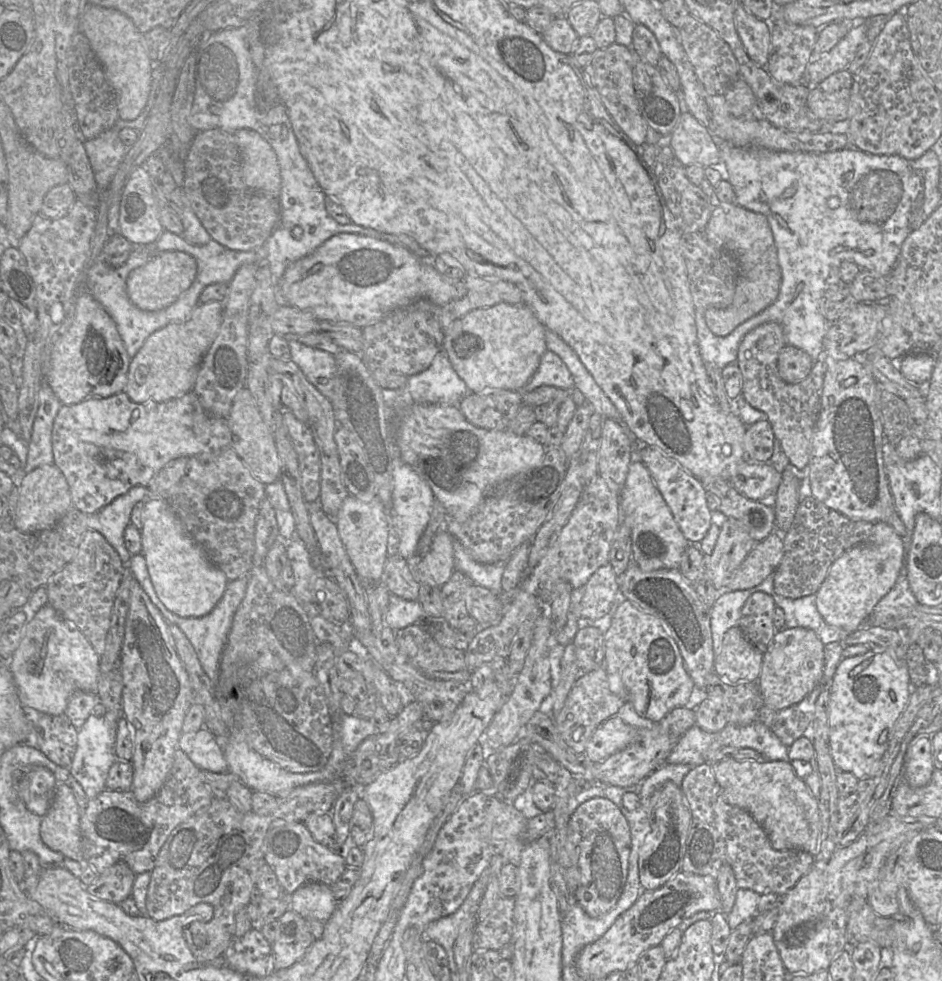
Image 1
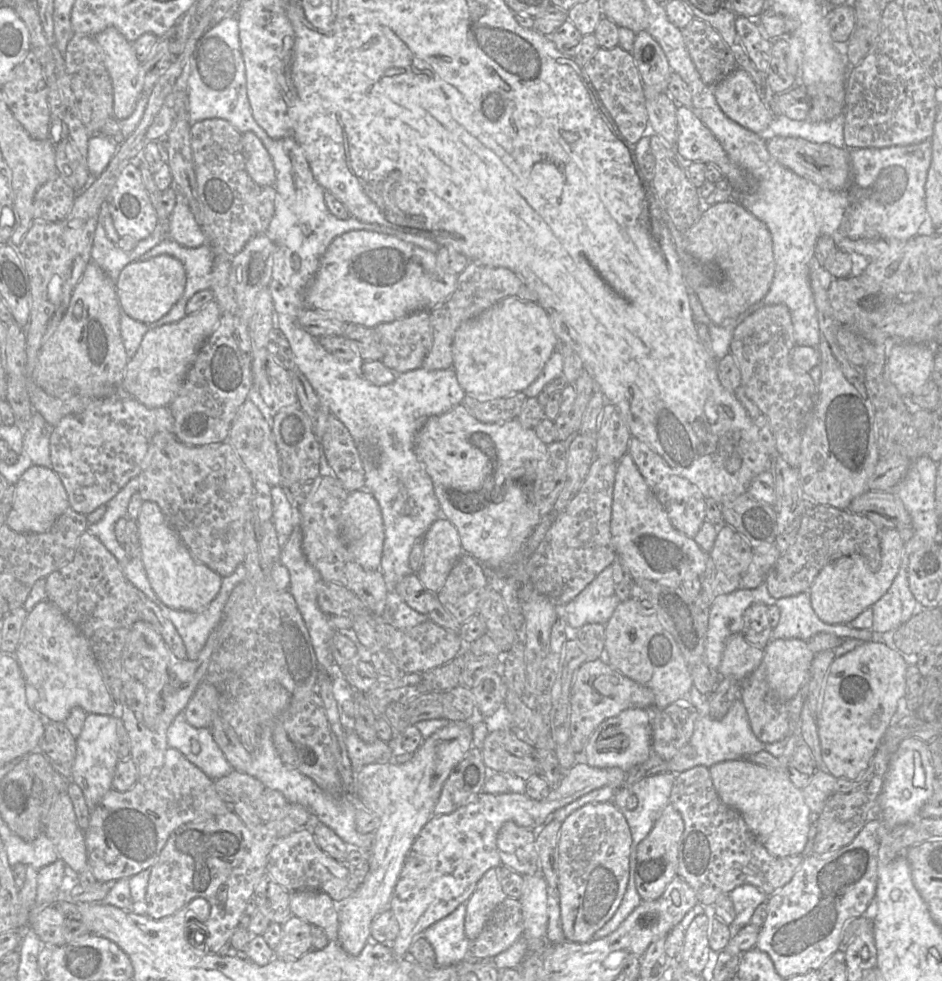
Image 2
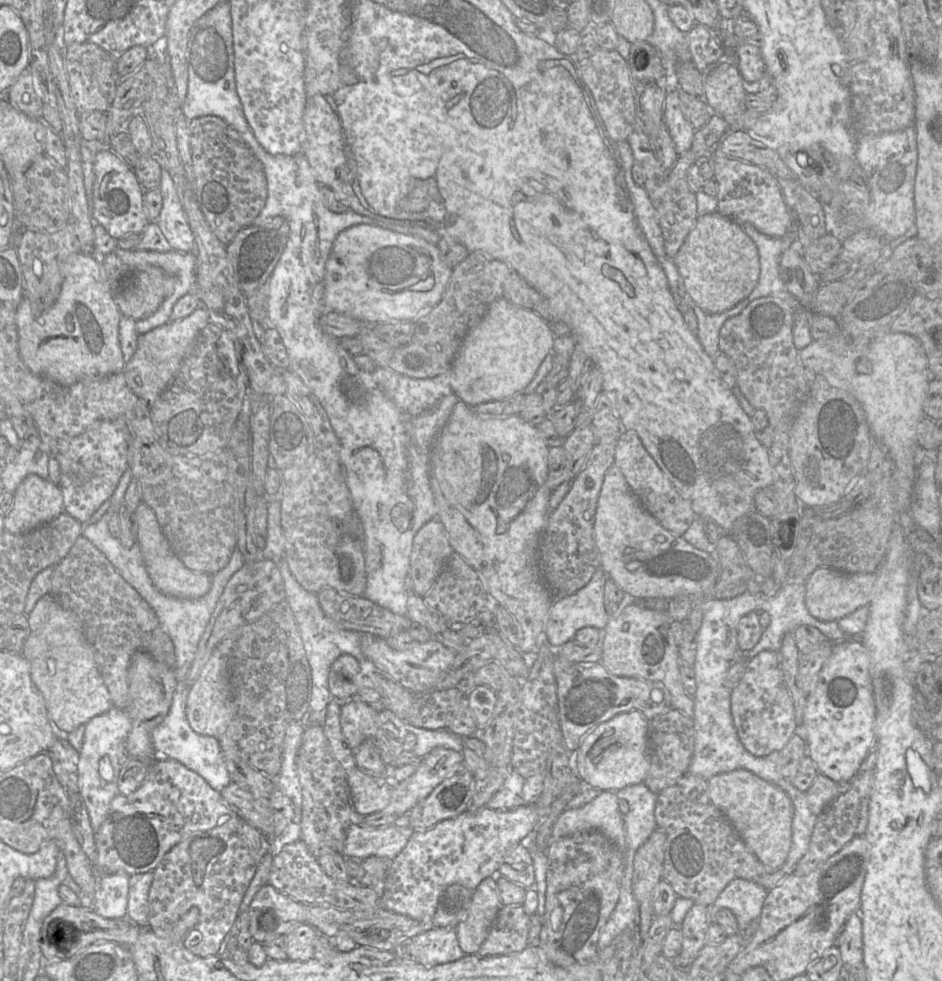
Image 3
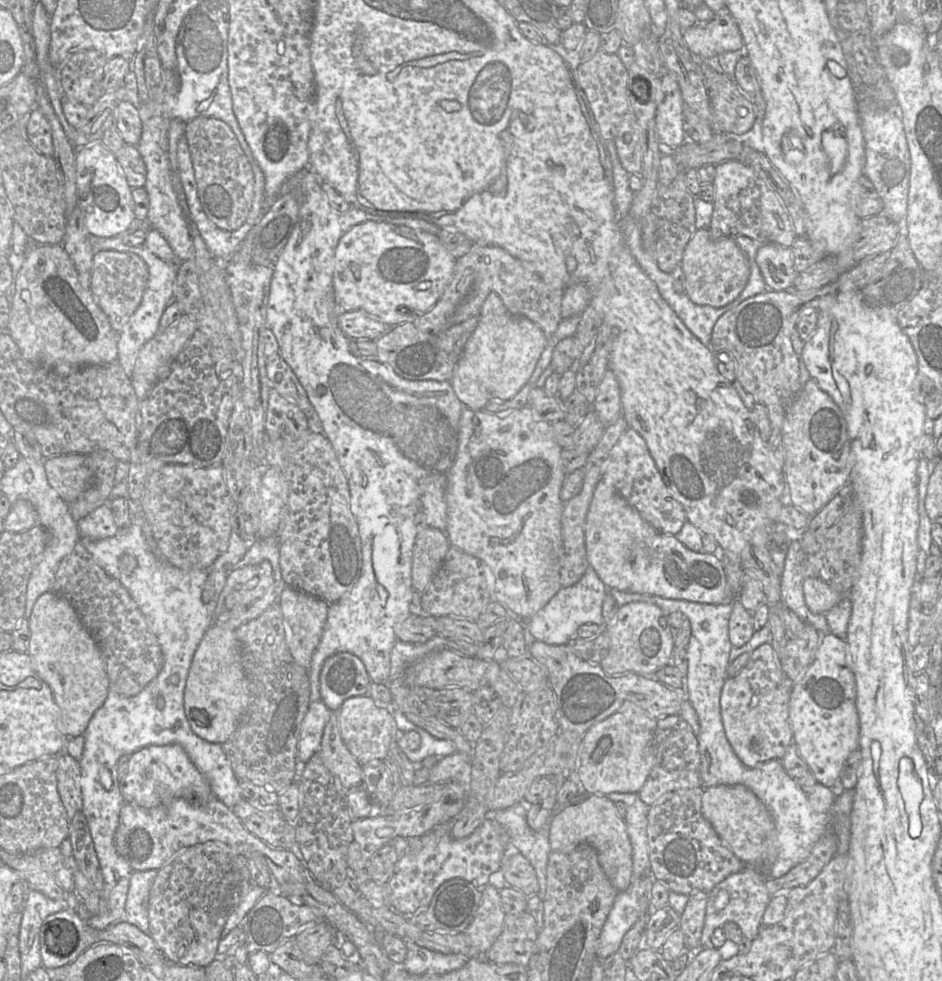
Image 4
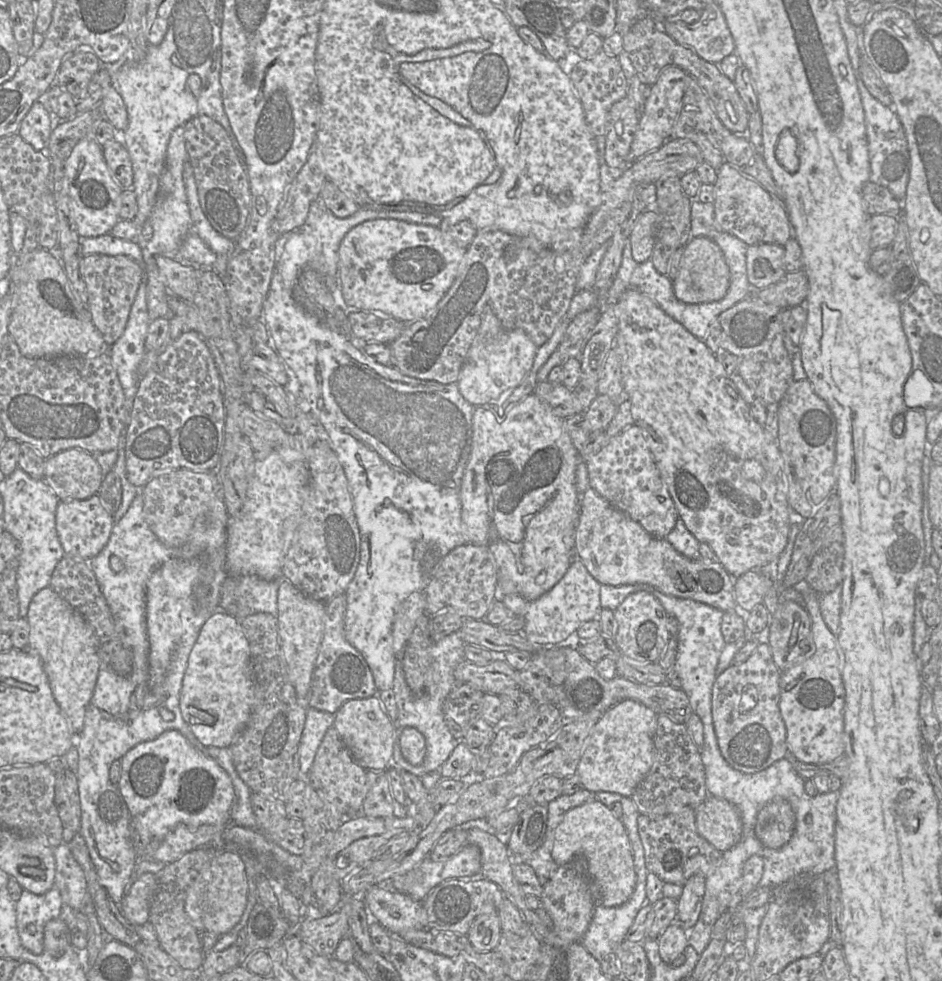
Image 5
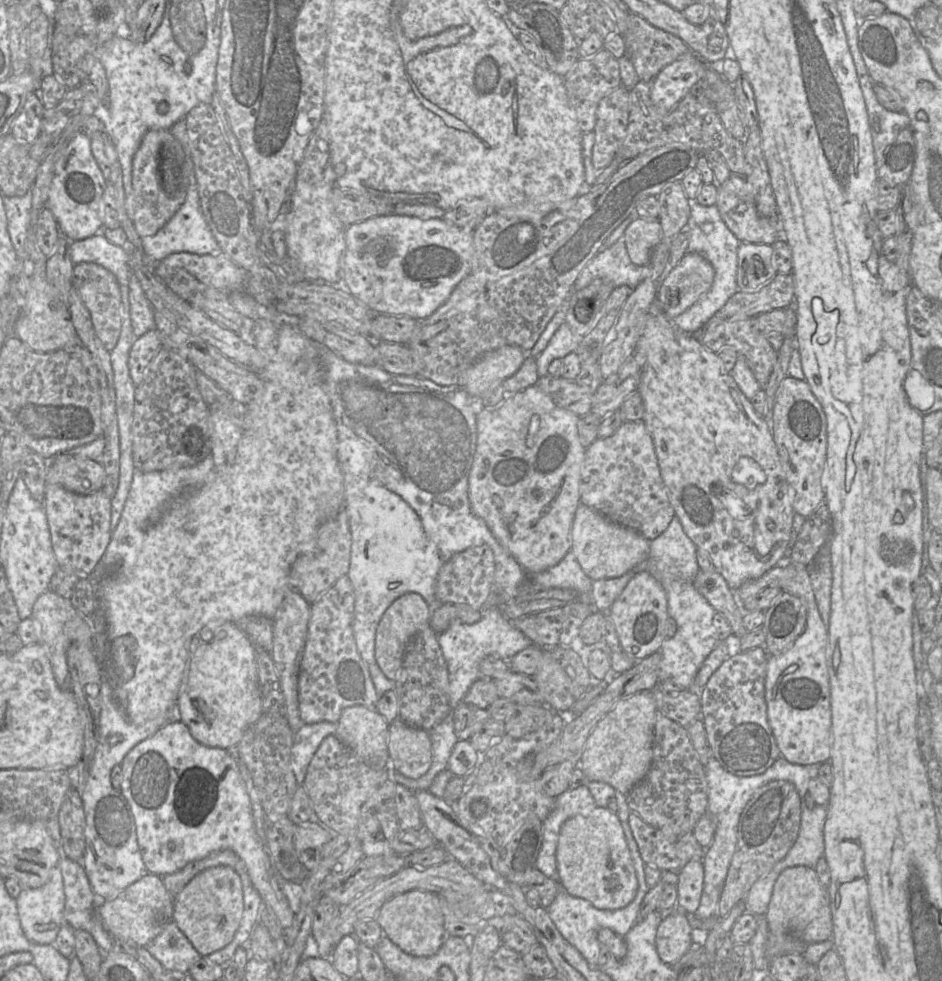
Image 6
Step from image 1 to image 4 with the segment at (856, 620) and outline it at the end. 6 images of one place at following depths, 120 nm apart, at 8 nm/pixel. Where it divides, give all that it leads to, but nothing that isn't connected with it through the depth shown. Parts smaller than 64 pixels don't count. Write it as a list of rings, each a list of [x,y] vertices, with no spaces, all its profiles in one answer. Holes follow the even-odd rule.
[[[806,578],[803,583],[803,592],[809,610],[822,615],[829,612],[844,597],[818,578]]]

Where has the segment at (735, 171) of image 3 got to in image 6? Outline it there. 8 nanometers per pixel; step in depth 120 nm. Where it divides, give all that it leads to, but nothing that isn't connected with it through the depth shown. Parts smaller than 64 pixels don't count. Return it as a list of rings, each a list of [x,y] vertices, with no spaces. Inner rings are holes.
[[[731,176],[718,186],[716,206],[720,216],[740,242],[773,245],[782,238],[782,230],[778,218],[766,218],[758,214],[753,187],[743,176]]]

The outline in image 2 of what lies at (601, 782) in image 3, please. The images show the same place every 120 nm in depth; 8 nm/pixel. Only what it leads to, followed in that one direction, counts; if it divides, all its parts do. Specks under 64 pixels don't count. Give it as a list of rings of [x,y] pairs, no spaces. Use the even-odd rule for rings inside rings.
[[[632,708],[603,721],[594,730],[583,749],[586,764],[596,768],[618,767],[628,773],[646,762],[652,754],[651,718],[652,710]]]

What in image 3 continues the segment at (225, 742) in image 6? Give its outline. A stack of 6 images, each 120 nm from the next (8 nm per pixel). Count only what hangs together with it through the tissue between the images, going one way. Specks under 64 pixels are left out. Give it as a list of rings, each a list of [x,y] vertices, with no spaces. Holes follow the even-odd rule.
[[[217,648],[190,688],[186,701],[186,715],[194,732],[214,738],[219,738],[224,734],[235,715],[235,699],[230,683],[228,665]]]

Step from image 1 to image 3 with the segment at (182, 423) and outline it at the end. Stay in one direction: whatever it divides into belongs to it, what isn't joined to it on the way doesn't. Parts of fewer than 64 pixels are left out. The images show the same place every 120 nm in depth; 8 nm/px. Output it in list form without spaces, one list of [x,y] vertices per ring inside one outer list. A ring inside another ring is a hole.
[[[104,420],[84,433],[57,442],[54,457],[60,465],[59,486],[63,494],[64,511],[83,525],[107,500],[118,486],[120,478],[129,467],[129,433],[124,421]]]

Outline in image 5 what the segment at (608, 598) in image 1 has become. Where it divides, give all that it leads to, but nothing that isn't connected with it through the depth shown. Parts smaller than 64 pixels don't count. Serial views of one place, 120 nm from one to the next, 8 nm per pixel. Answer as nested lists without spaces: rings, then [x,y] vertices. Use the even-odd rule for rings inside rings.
[[[574,556],[561,580],[538,599],[528,601],[519,594],[511,593],[502,596],[502,602],[515,615],[521,615],[525,619],[525,626],[522,631],[516,632],[523,632],[524,636],[531,641],[532,644],[542,647],[557,646],[567,639],[571,633],[577,631],[580,625],[587,621],[599,618],[599,614],[602,610],[600,604],[600,586],[601,584],[592,577],[581,560]]]

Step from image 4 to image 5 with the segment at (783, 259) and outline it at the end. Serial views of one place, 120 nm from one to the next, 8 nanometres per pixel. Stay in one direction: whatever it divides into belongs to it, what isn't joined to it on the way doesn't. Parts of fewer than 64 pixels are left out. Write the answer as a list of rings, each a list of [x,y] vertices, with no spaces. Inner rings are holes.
[[[759,243],[750,245],[746,252],[747,279],[754,290],[761,290],[779,282],[786,274],[783,265],[783,246]]]

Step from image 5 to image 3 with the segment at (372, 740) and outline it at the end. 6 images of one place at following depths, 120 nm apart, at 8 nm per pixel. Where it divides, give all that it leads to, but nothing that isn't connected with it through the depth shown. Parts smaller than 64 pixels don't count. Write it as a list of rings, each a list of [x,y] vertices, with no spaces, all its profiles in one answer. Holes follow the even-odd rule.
[[[361,700],[343,705],[341,727],[352,750],[356,750],[365,740],[376,738],[381,731],[379,712]]]

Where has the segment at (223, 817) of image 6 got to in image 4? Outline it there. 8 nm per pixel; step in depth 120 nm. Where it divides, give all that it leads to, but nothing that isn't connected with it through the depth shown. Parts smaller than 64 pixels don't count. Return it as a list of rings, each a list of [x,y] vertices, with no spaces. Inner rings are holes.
[[[179,744],[148,746],[134,752],[129,757],[127,773],[119,783],[125,802],[143,808],[154,808],[176,799],[201,804],[215,797],[206,778]]]

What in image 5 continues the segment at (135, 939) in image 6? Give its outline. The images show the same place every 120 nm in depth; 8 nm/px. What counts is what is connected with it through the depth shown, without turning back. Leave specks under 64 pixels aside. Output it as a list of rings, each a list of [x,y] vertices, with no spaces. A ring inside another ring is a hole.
[[[145,873],[131,886],[119,903],[125,919],[132,925],[142,925],[149,921],[150,906],[157,888],[157,875]]]

